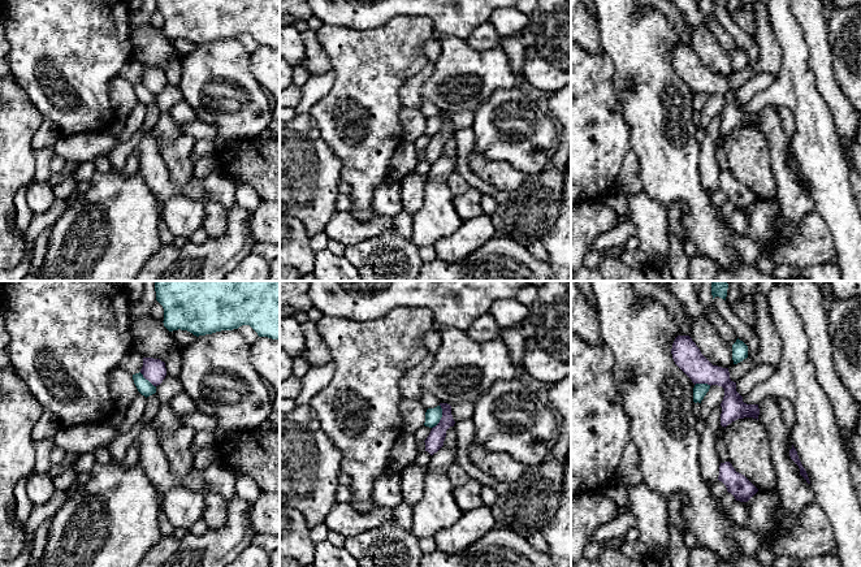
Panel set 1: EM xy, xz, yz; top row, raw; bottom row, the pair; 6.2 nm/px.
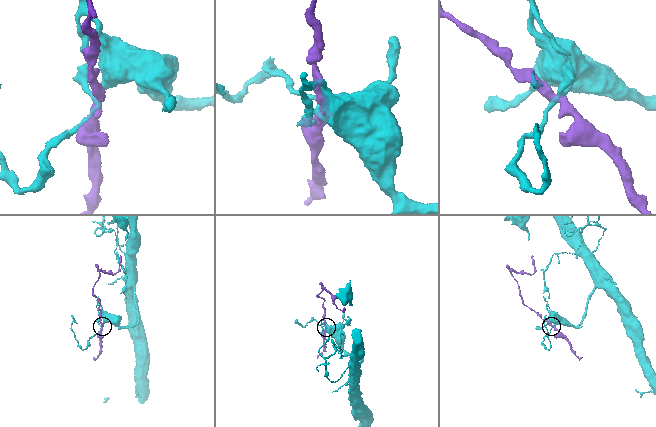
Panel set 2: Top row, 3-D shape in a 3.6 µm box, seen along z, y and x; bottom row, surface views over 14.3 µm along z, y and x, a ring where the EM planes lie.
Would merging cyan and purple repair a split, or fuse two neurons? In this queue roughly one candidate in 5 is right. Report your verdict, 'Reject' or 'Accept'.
Reject

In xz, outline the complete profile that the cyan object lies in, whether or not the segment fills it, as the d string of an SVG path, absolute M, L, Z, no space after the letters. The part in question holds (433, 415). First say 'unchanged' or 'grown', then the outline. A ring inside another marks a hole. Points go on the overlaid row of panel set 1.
unchanged; M437 406L434 408L428 408L427 412L425 412L425 423L424 423L424 425L429 427L429 428L433 428L440 423L441 417L442 417L441 406Z

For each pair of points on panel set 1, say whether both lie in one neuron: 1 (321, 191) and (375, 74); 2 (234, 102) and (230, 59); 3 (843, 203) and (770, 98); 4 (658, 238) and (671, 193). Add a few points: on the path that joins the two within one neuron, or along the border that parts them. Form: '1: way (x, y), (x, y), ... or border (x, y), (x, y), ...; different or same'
1: border (319, 131), (341, 164), (342, 180); different
2: way (230, 91), (230, 69); same
3: way (827, 172), (814, 143), (814, 124), (801, 111); same
4: border (643, 191), (665, 208); different

